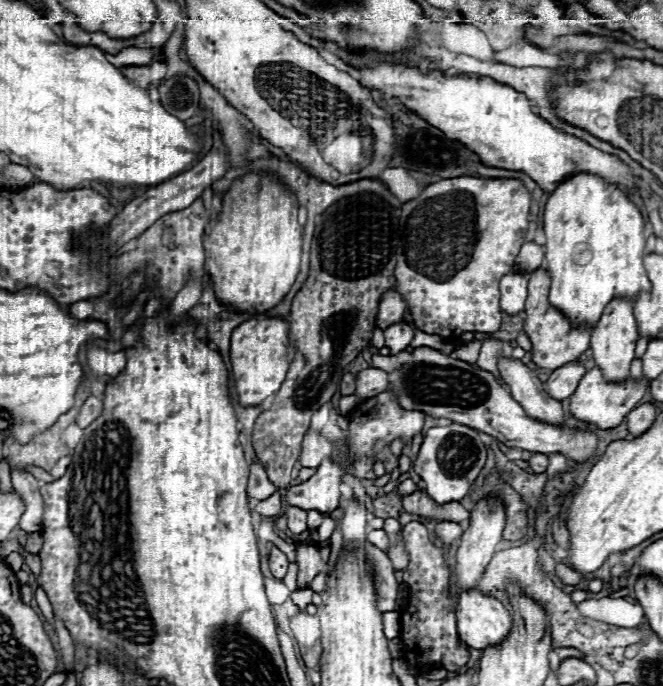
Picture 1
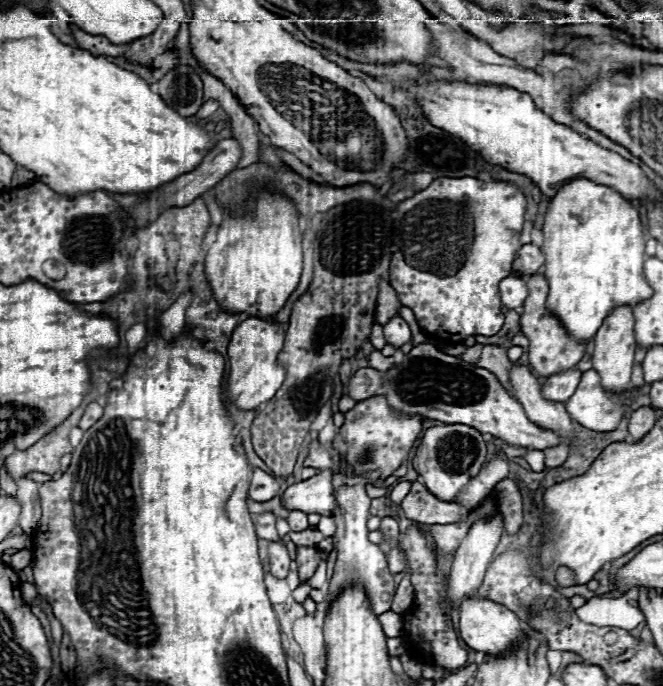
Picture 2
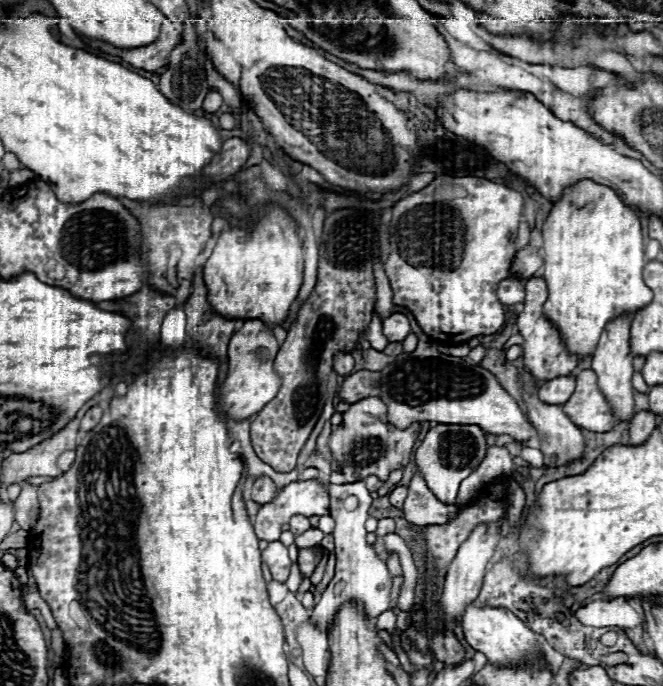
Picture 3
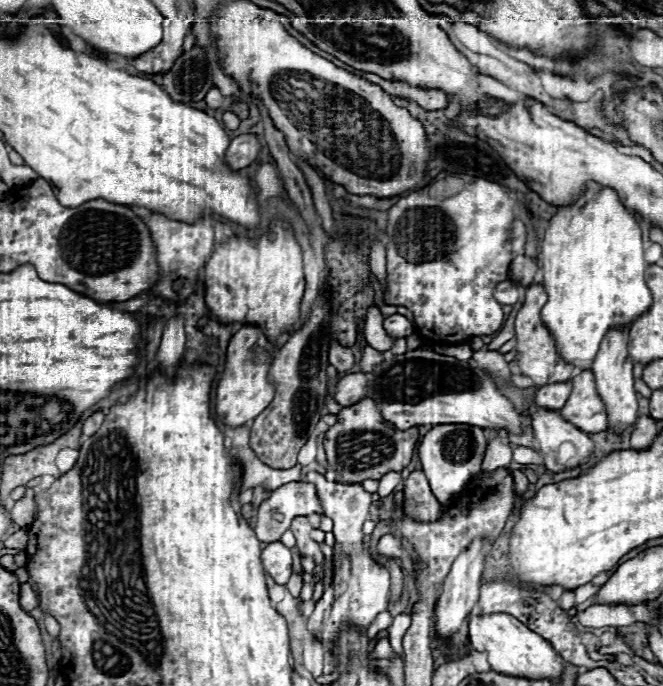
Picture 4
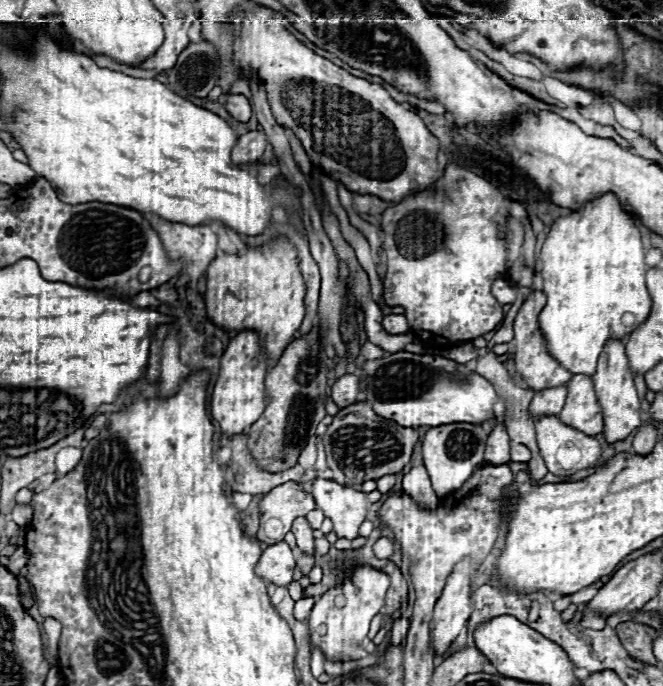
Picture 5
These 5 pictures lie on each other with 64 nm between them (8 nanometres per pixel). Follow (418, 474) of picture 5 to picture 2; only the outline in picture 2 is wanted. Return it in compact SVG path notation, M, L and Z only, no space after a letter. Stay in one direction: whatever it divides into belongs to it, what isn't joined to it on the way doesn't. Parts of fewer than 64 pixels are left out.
M418 480L412 482L412 488L400 506L406 518L418 524L452 524L468 514L466 508L454 502L440 502L434 498Z

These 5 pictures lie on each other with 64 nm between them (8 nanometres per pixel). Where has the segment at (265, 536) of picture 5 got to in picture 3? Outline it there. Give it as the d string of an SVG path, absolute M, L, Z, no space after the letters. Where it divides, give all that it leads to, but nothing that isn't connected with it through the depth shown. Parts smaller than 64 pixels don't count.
M318 480L290 482L256 514L256 536L266 542L280 538L282 524L288 524L294 514L328 514L328 494Z

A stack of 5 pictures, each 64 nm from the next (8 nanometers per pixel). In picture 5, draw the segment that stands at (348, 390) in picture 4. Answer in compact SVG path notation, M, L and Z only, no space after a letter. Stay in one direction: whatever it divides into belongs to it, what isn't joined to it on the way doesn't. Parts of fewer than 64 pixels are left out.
M344 374L344 376L340 376L336 382L334 382L334 386L332 386L332 390L330 390L330 398L336 402L336 406L338 408L346 408L346 406L350 406L350 404L354 404L356 402L356 396L358 396L358 376L354 376L354 374Z

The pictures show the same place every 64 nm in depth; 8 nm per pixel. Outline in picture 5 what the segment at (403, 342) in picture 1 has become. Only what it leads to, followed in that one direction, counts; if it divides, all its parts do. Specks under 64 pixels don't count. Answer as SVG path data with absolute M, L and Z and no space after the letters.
M390 314L390 316L384 316L382 320L382 326L388 334L406 334L410 328L406 324L406 318L402 314Z

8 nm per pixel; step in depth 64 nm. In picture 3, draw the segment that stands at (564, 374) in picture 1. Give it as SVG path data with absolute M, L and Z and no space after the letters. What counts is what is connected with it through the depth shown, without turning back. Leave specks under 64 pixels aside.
M564 376L564 380L548 380L540 386L538 390L538 398L546 404L564 404L572 392L574 392L574 376Z

